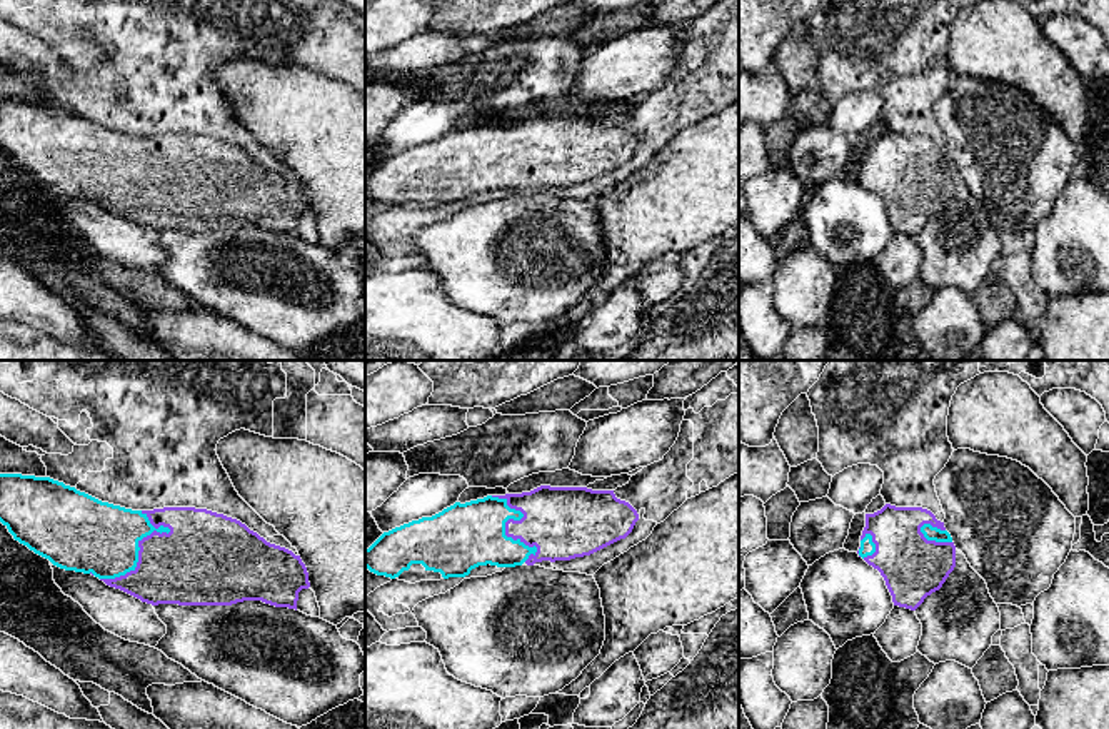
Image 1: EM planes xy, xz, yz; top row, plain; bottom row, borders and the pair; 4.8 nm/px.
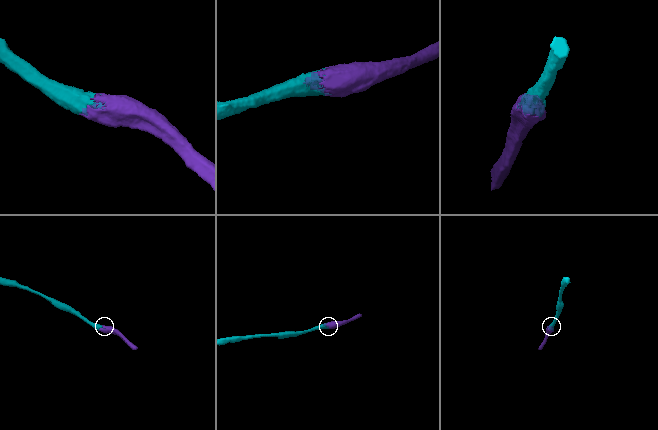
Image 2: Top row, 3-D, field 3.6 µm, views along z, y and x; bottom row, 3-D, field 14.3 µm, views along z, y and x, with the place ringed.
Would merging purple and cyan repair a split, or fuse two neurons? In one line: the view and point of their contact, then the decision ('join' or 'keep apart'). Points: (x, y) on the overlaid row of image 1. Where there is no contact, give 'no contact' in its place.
xy (139, 556) | join

